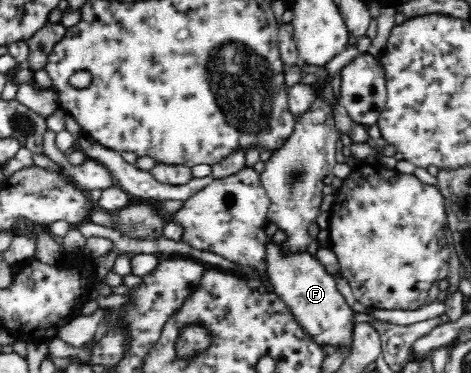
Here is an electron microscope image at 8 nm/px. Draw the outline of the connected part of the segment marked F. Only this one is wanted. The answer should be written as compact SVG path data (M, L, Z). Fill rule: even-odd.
M266 234L263 243L263 267L268 282L272 285L272 291L288 304L301 326L311 335L317 335L317 339L325 344L334 344L337 347L351 344L354 327L352 309L337 290L333 275L327 272L316 255L313 256L307 250L290 250L284 243L273 242L272 237L267 237Z

